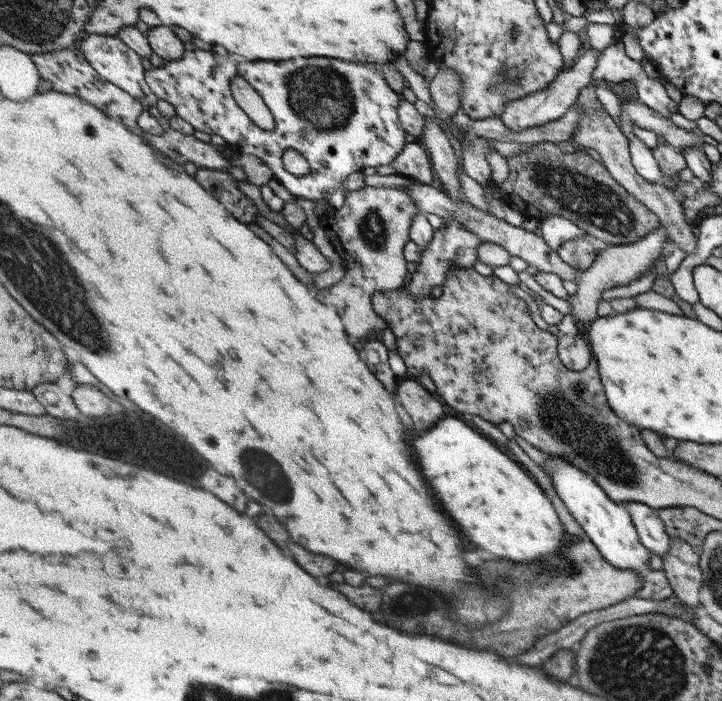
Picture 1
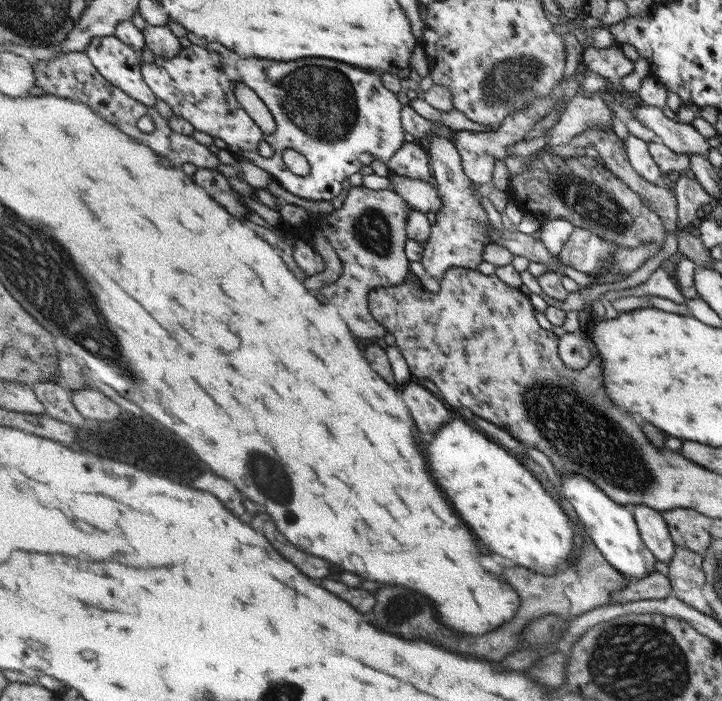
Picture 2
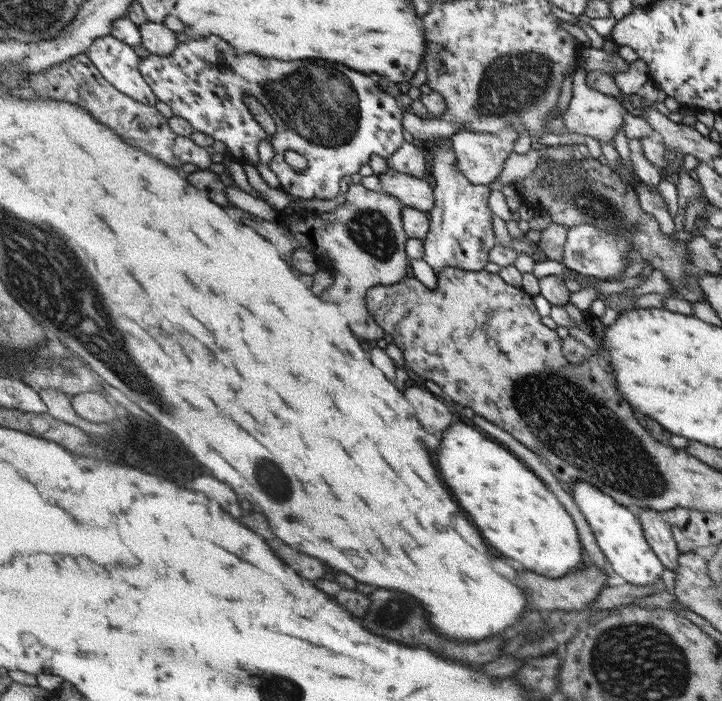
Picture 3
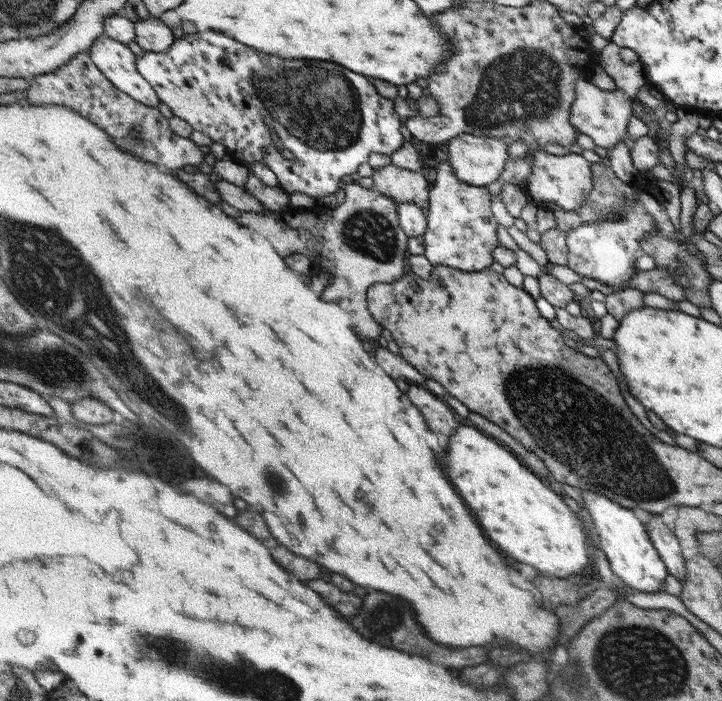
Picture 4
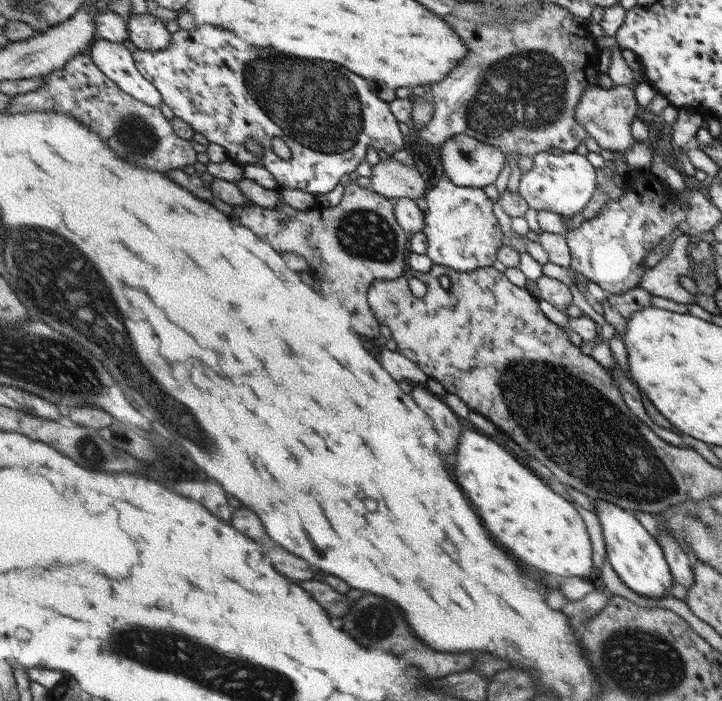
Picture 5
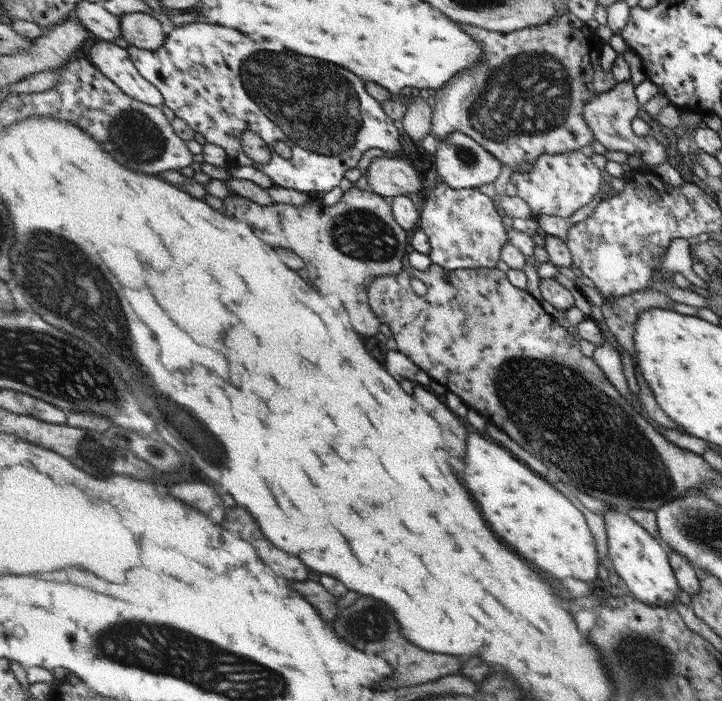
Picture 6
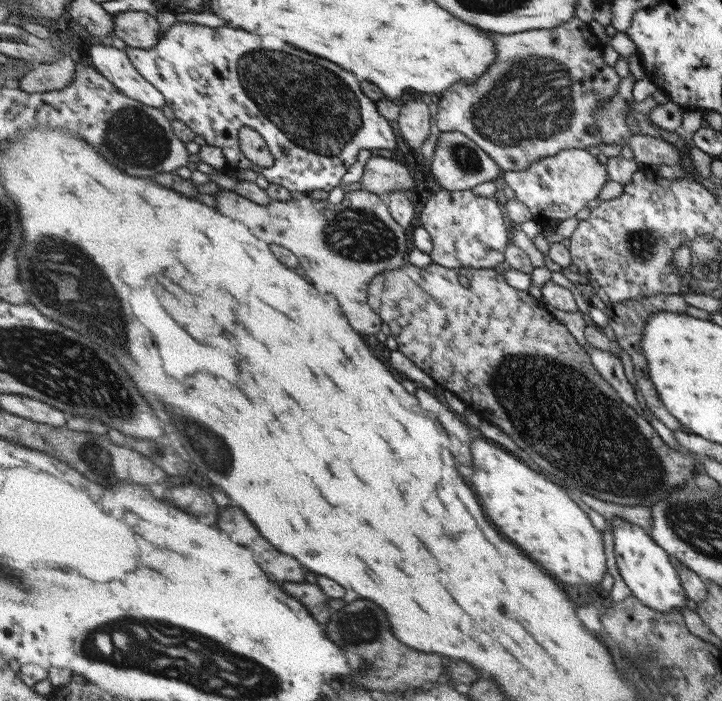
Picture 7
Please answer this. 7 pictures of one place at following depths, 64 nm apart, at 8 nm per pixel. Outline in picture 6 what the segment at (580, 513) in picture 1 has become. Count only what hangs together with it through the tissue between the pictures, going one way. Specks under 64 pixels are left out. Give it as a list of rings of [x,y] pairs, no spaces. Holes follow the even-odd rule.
[[[609,510],[603,520],[607,530],[607,554],[611,556],[613,568],[617,576],[625,582],[629,594],[651,608],[675,608],[679,604],[681,588],[669,564],[667,552],[659,546],[659,540],[653,540],[639,524],[635,524],[621,510]]]

